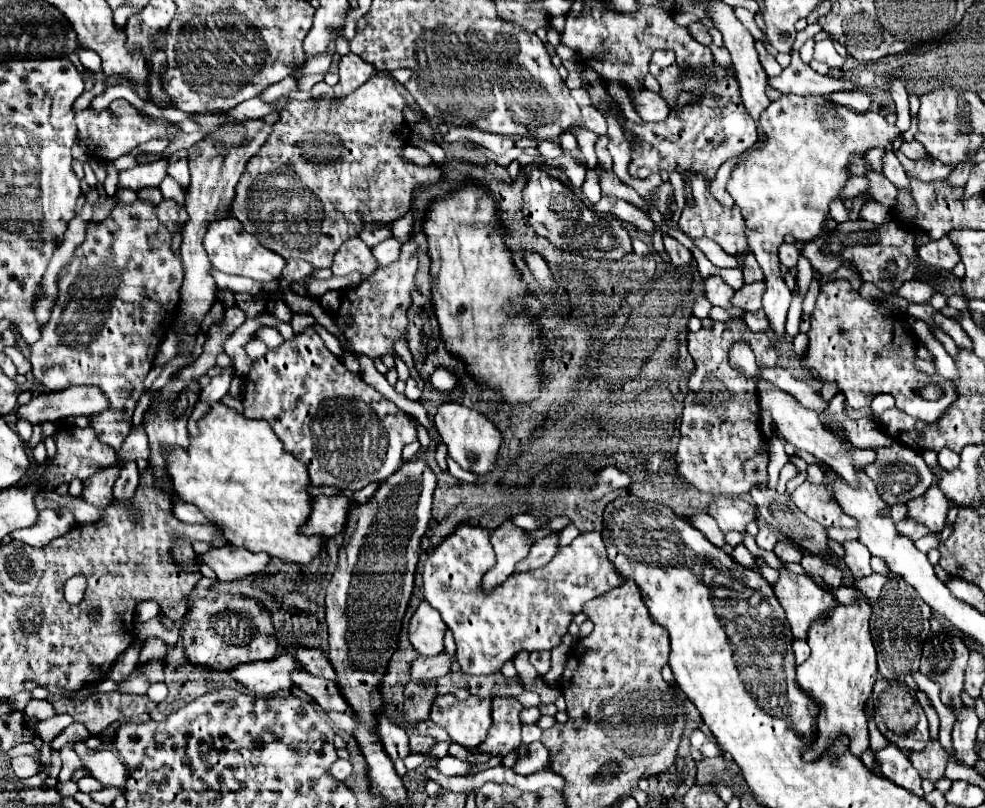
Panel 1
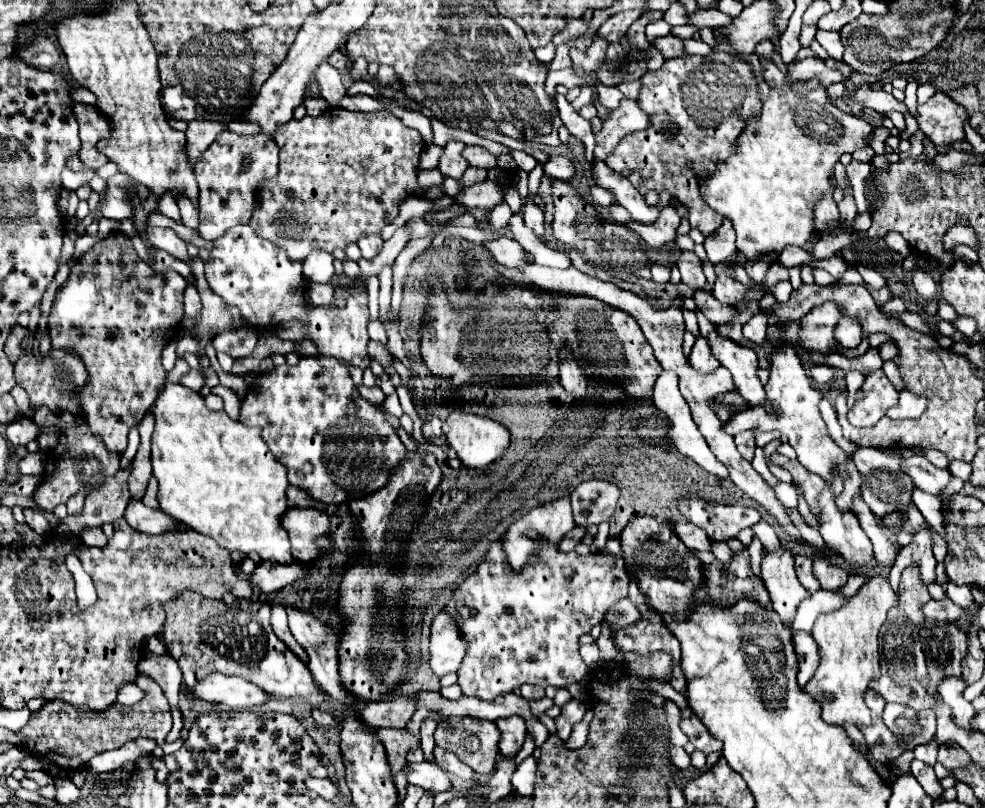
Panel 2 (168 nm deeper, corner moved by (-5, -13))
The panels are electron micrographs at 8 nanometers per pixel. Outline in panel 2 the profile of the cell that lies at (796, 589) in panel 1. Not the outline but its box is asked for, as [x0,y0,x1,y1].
[762,548,810,628]

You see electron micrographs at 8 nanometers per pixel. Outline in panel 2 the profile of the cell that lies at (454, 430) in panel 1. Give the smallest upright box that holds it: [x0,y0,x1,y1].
[444,410,510,468]

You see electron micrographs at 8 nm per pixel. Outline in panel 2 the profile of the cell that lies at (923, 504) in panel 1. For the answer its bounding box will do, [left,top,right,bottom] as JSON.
[890,528,936,590]

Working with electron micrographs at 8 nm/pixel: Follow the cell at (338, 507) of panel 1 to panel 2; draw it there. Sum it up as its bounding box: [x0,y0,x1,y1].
[284,508,330,562]

